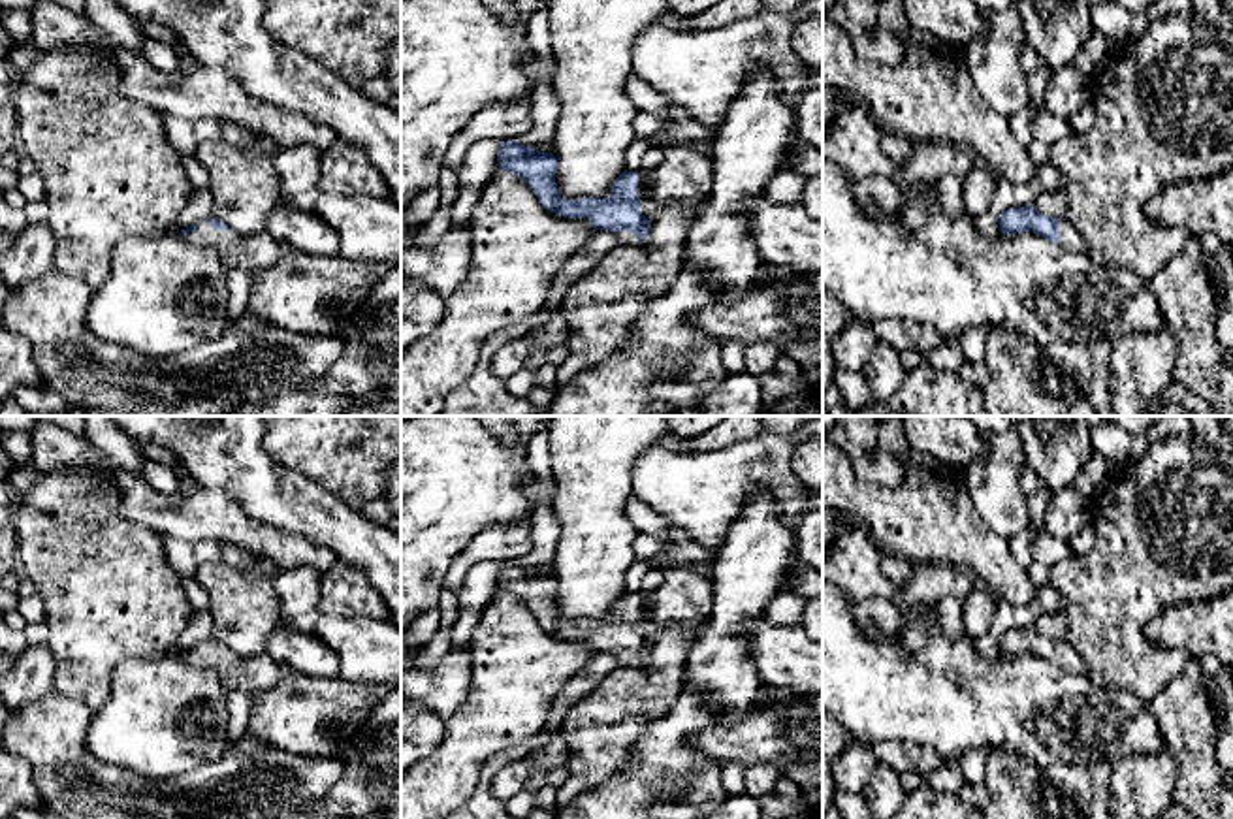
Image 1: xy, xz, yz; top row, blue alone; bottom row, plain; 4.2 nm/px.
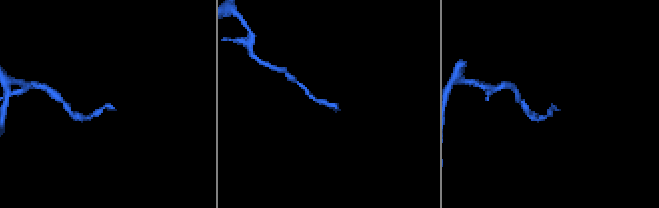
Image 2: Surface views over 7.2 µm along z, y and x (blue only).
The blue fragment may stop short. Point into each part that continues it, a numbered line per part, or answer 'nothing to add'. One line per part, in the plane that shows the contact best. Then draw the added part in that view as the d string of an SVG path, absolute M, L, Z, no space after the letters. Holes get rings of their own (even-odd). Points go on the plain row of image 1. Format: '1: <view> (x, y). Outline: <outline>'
1: xz (684, 599). Outline: M685 569L665 570L665 582L651 593L638 591L640 633L651 644L666 627L685 627L695 640L710 619L712 580Z

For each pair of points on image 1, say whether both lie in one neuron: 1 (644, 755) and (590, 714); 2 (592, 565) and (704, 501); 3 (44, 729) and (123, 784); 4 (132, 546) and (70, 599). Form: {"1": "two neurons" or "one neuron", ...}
{"1": "two neurons", "2": "two neurons", "3": "one neuron", "4": "one neuron"}

